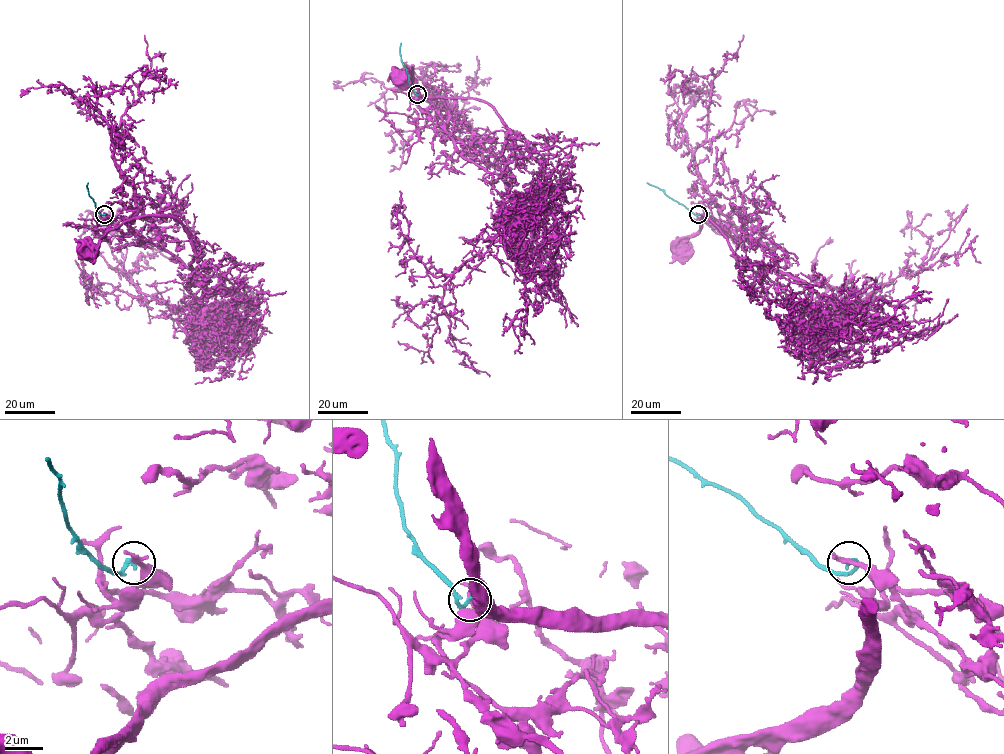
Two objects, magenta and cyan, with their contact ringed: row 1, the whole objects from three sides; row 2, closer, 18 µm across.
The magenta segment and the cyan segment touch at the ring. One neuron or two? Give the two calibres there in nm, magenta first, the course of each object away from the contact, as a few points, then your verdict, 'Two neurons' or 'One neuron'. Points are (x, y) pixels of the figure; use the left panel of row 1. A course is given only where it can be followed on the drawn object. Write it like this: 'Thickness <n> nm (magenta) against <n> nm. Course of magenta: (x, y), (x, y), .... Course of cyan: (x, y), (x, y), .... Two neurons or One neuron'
Thickness 240 nm (magenta) against 240 nm. Course of magenta: (105, 214), (103, 221), (124, 236), (191, 240), (200, 252), (176, 219), (159, 216), (124, 221), (84, 249). Course of cyan: (105, 214), (101, 215), (96, 209), (88, 194), (88, 183). Two neurons

